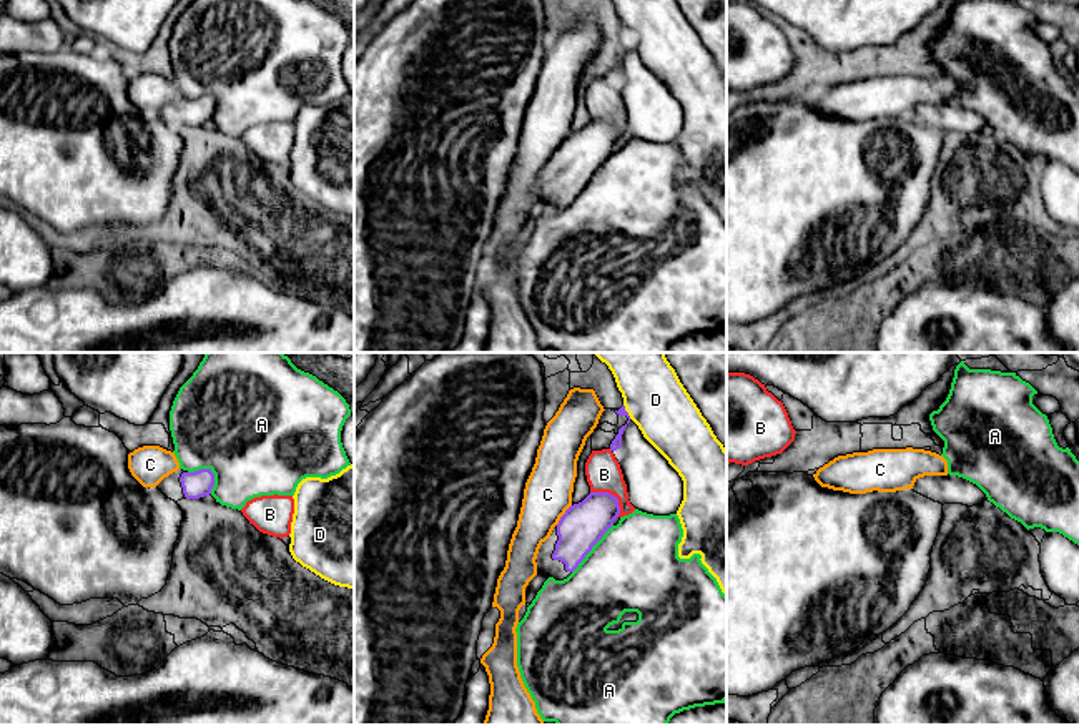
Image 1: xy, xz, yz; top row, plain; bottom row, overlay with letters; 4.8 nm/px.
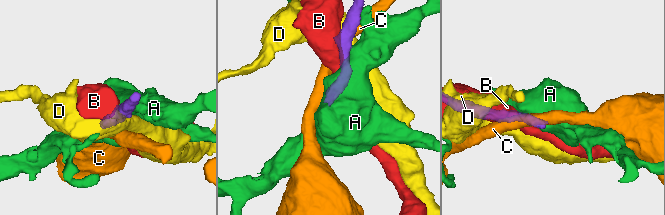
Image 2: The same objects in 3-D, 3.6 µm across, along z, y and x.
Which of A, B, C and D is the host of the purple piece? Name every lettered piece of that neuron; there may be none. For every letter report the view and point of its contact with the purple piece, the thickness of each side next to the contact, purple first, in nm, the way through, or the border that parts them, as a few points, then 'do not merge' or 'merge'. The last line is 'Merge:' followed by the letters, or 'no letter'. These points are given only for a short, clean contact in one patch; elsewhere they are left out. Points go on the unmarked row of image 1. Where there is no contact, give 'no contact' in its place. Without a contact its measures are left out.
A: meets purple in xz at (591, 177); 220 nm thick on the purple side, 440 nm on the other; do not merge
B: meets purple in xz at (610, 122); 220 nm thick on the purple side, 170 nm on the other; do not merge
C: meets purple in xz at (564, 142); 220 nm thick on the purple side, 240 nm on the other; border along xz (571, 132), (556, 152); do not merge
D: meets purple in xz at (625, 39); 50 nm thick on the purple side, 300 nm on the other; do not merge
Merge: no letter

